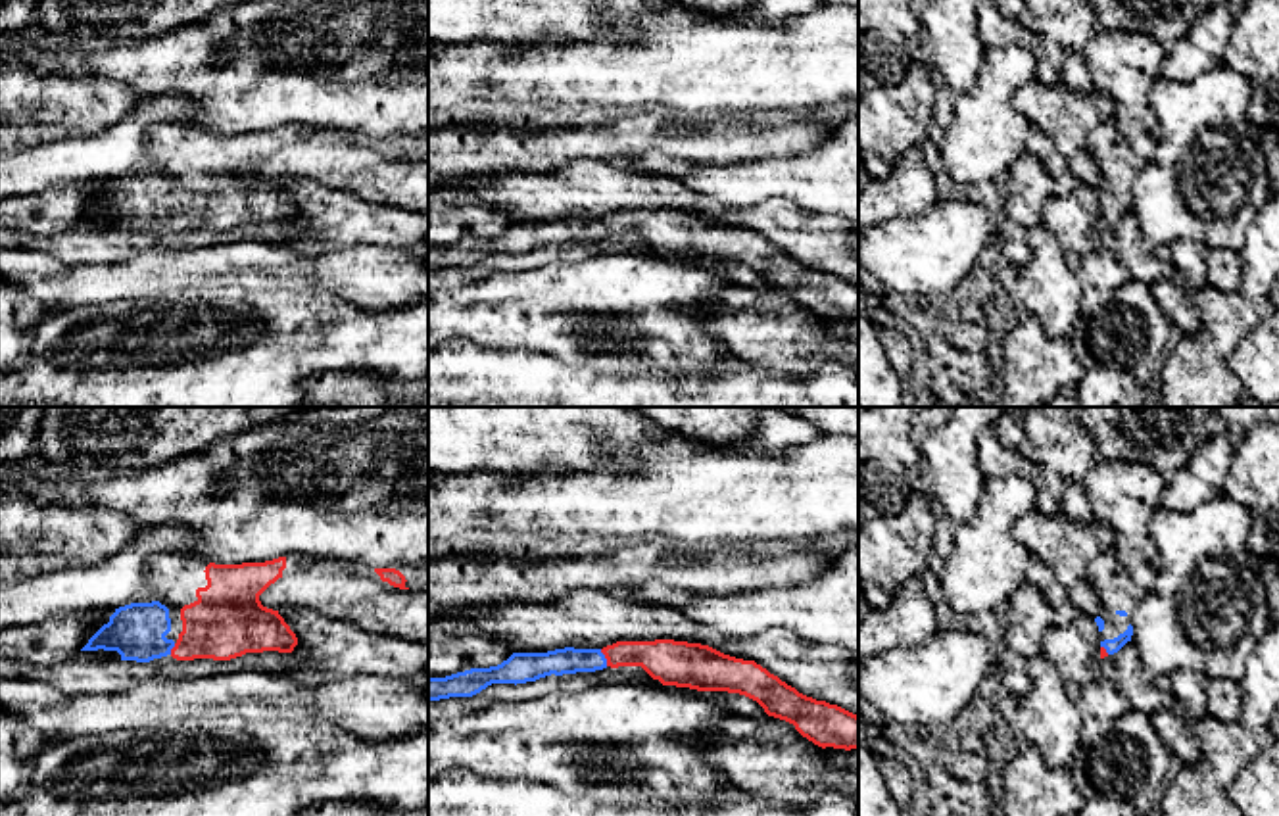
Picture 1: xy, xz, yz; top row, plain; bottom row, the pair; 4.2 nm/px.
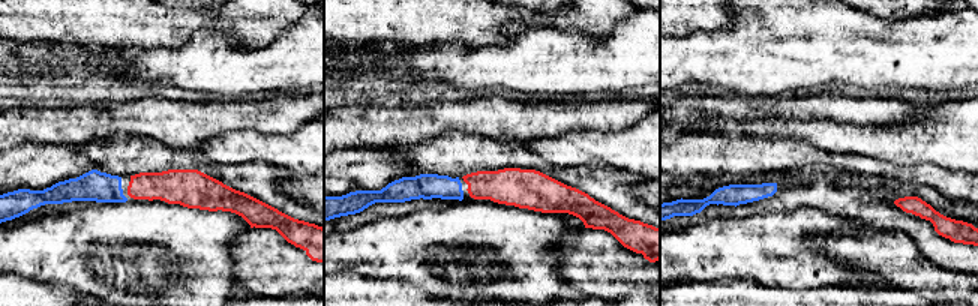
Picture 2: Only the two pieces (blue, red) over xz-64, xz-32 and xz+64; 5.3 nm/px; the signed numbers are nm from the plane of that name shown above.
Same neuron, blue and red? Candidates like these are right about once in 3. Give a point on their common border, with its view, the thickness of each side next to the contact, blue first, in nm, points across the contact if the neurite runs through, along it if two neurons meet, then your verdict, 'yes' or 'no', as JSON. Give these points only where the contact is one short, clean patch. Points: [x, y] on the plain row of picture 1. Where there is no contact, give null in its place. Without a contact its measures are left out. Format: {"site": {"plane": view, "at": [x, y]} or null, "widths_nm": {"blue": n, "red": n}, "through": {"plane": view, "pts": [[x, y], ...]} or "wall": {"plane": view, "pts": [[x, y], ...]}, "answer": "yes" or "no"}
{"site": {"plane": "xz", "at": [603, 227]}, "widths_nm": {"blue": 110, "red": 180}, "through": {"plane": "xz", "pts": [[561, 231], [603, 227], [651, 225], [663, 229]]}, "answer": "yes"}

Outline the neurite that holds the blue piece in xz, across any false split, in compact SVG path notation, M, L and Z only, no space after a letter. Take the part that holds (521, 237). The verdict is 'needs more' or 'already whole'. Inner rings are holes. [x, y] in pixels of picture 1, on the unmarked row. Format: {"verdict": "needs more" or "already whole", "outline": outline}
{"verdict": "needs more", "outline": "M674 209L616 211L603 219L513 223L497 236L428 248L428 271L472 267L492 253L517 255L551 244L595 242L607 236L641 236L663 255L739 263L757 271L768 286L793 294L803 307L822 319L858 319L857 284L799 263L755 230Z"}

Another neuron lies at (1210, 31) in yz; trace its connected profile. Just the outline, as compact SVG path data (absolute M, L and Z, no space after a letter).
M1227 4L1214 6L1196 17L1187 35L1168 52L1162 77L1193 81L1195 77L1223 65L1223 52L1235 21L1235 10Z

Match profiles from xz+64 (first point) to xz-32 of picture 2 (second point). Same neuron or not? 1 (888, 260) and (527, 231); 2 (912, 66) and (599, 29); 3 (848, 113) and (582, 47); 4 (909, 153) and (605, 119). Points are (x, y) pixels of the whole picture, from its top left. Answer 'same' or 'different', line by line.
1: different
2: different
3: different
4: different

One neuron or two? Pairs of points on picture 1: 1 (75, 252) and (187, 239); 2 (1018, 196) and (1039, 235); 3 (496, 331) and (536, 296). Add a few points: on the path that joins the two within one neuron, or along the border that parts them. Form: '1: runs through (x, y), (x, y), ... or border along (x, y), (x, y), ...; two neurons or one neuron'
1: runs through (102, 248), (160, 239); one neuron
2: border along (1039, 221), (1026, 233), (1030, 256), (1018, 267); two neurons
3: runs through (506, 321), (527, 306); one neuron

